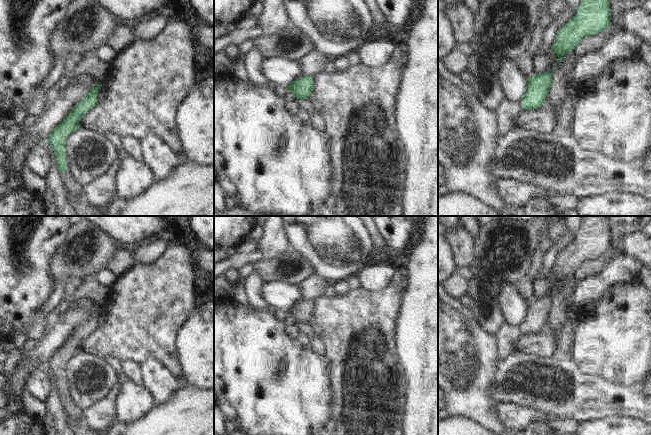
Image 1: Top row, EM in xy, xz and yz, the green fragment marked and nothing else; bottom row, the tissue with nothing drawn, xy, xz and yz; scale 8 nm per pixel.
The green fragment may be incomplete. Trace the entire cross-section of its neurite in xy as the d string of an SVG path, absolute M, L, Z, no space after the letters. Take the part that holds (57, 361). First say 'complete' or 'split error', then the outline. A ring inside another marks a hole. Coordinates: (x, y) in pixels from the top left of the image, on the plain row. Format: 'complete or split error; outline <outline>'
split error; outline M98 306L97 311L91 313L49 359L48 368L51 369L55 377L60 401L70 427L75 426L82 417L82 410L73 403L68 395L65 363L71 356L80 352L80 343L97 327L97 319L101 311L102 307Z

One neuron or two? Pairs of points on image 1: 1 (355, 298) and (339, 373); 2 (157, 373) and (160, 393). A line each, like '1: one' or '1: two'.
1: one
2: one

